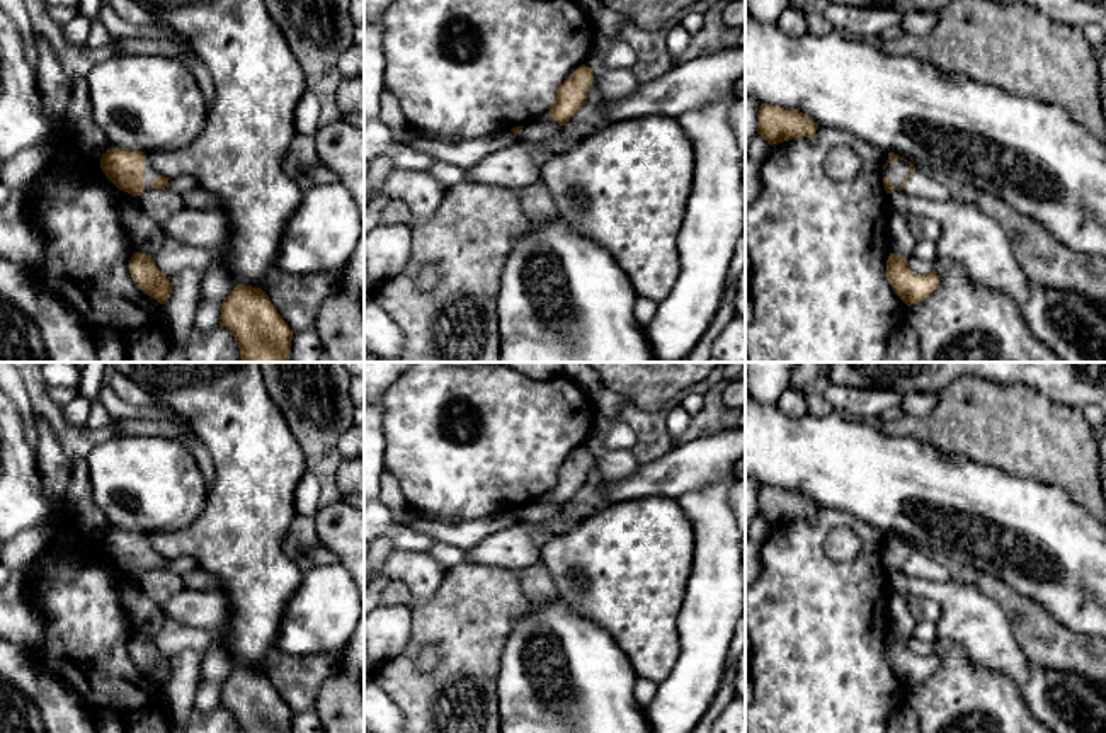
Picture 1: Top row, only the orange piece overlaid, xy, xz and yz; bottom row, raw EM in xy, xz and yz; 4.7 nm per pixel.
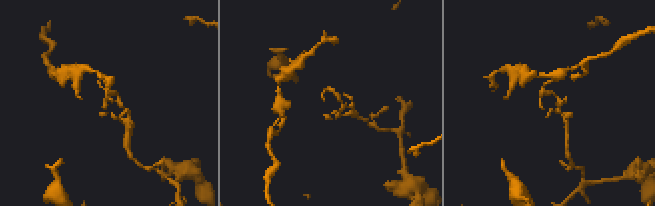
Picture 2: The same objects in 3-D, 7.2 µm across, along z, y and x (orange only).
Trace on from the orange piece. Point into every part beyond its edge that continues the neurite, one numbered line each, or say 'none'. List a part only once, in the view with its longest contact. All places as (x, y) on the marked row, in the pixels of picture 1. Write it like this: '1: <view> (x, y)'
1: yz (897, 172)

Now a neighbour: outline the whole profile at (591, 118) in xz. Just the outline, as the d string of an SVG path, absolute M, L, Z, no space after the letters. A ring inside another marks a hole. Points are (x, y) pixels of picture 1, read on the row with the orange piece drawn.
M594 78L587 104L579 109L563 126L565 146L563 151L573 148L584 136L604 128L607 117L604 112L604 95L601 94L597 78Z

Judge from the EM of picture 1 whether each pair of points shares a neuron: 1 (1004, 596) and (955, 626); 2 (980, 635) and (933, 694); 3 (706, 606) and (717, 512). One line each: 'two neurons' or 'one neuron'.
1: two neurons
2: two neurons
3: one neuron

